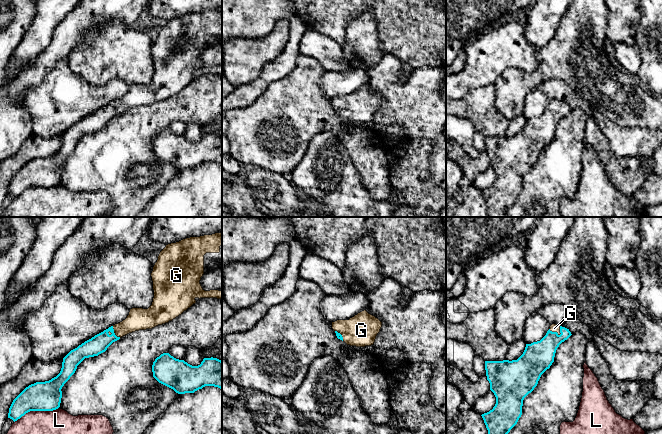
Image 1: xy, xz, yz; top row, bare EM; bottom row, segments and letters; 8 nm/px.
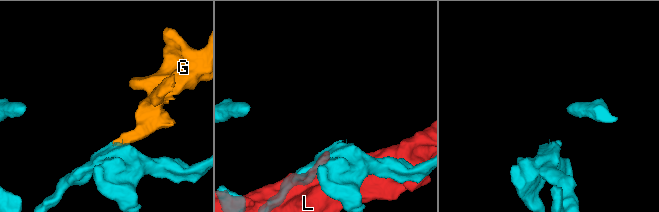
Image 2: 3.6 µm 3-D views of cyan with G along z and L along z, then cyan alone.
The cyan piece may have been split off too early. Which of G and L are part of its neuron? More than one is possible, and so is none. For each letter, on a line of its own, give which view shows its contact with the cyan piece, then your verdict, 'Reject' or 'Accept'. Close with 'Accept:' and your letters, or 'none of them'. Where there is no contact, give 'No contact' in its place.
G: Touches cyan in xy. Accept
L: Touches cyan in xy. Reject
Accept: G

